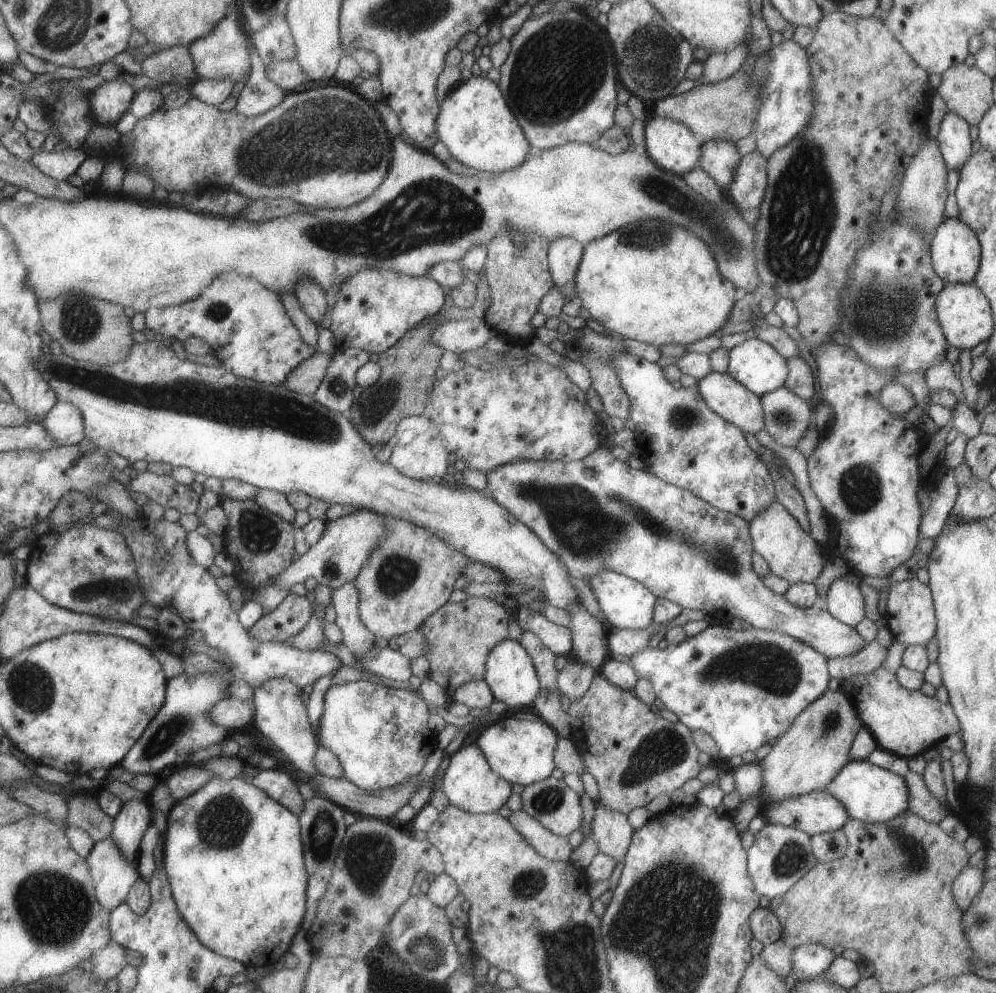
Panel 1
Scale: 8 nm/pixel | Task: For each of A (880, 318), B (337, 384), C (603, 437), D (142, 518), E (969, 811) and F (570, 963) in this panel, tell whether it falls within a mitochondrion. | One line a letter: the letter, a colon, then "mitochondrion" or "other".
A: mitochondrion
B: mitochondrion
C: other
D: other
E: other
F: mitochondrion

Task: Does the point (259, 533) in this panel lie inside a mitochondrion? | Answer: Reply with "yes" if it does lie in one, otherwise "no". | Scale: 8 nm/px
yes

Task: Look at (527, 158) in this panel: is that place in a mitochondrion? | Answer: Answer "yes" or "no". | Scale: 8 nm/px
no

